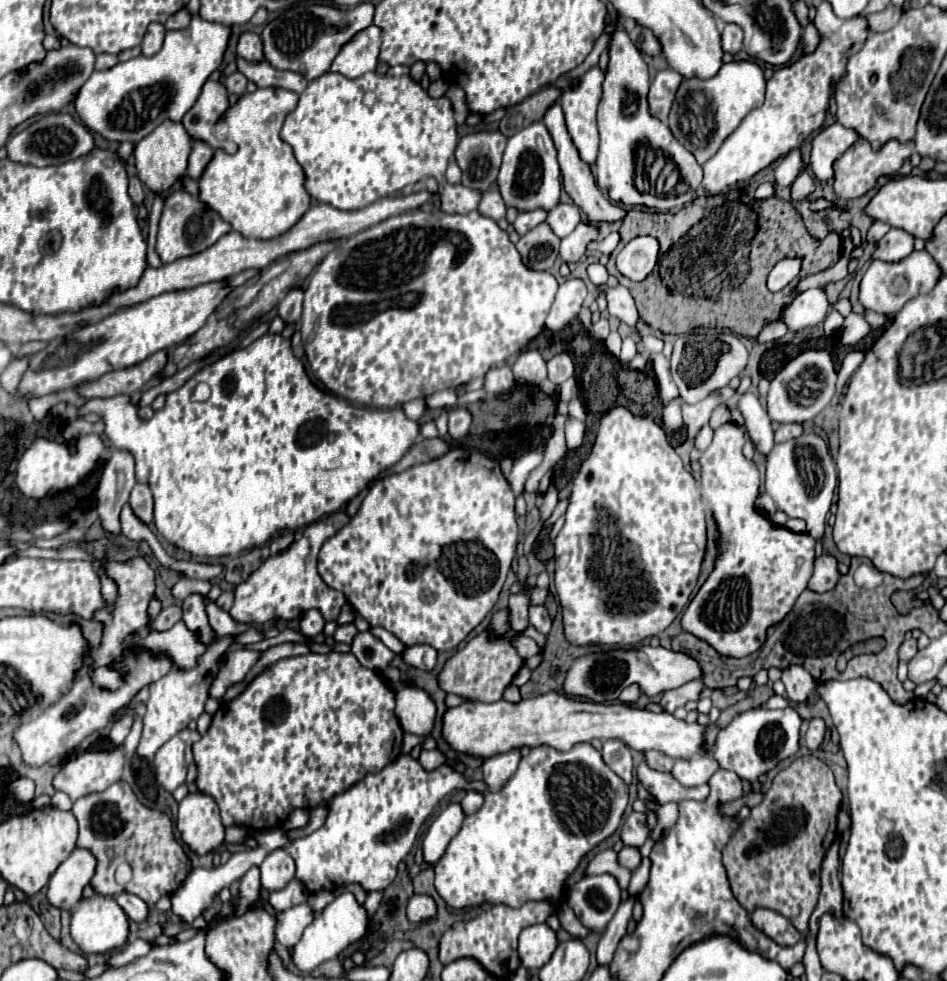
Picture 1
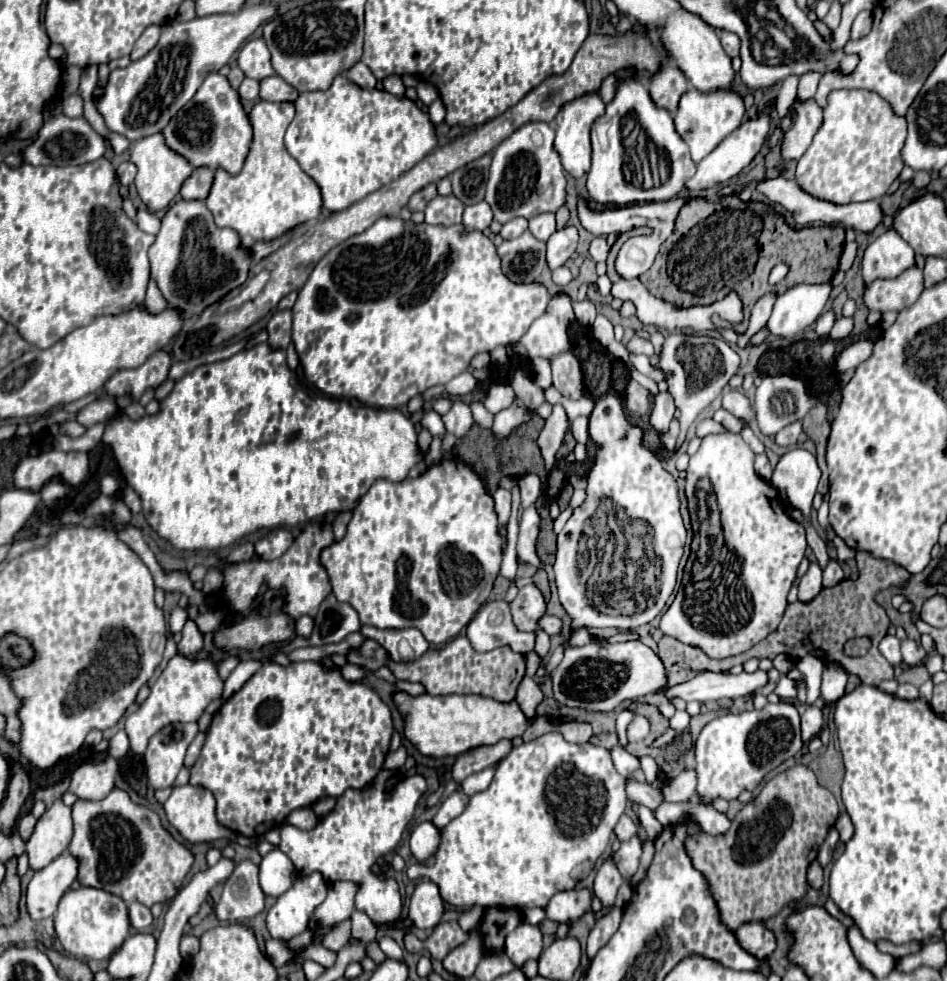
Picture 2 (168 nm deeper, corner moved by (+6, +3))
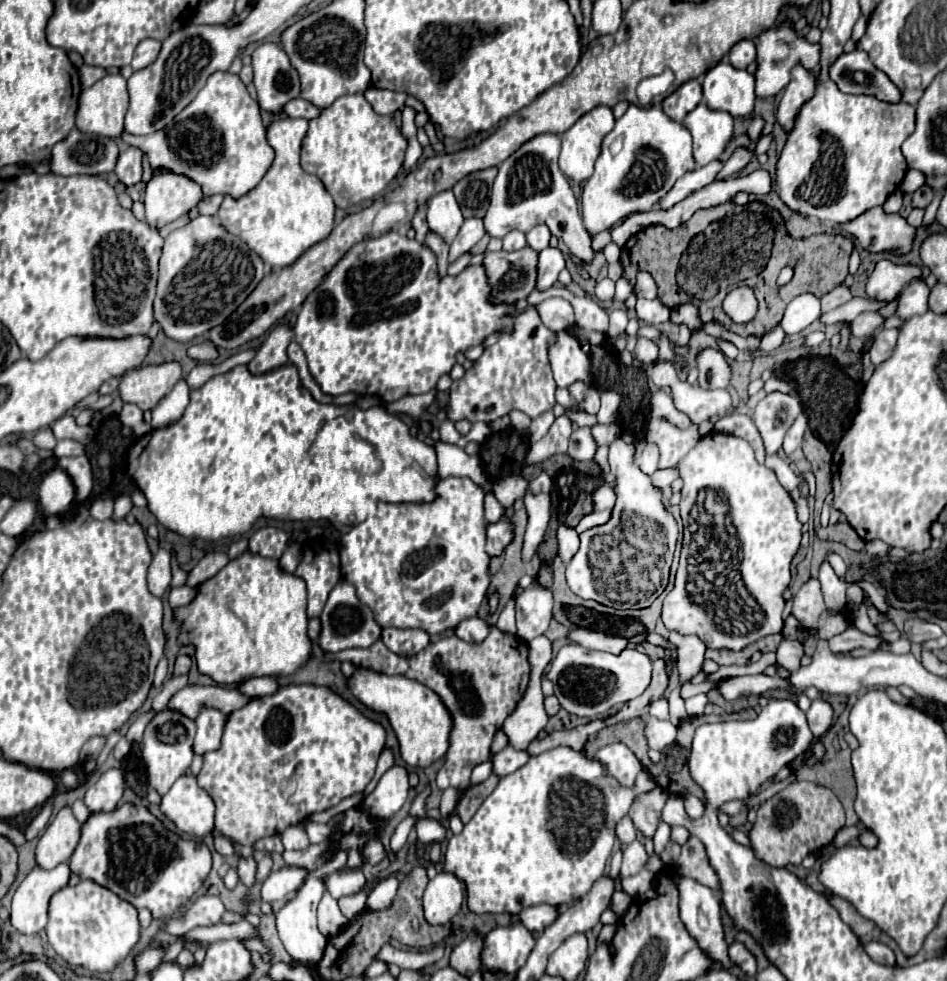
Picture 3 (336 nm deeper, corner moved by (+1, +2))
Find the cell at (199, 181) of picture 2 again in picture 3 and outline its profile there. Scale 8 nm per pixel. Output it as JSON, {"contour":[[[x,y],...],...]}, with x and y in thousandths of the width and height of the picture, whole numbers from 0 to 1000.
{"contour":[[[233,199],[214,201],[214,203],[208,207],[208,213],[210,213],[210,217],[214,217],[214,219],[227,219],[227,217],[231,215],[233,205],[235,205],[235,201],[233,201]]]}

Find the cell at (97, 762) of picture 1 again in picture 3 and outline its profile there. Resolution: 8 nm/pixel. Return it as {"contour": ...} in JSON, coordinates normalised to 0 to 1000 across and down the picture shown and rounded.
{"contour":[[[115,784],[92,804],[90,821],[98,829],[121,825],[130,810],[130,802],[132,802],[130,788],[126,784]]]}

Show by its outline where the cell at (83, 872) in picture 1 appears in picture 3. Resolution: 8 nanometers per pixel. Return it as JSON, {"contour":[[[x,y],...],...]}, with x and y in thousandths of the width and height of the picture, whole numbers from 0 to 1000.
{"contour":[[[71,880],[50,888],[37,884],[24,900],[18,904],[12,925],[12,941],[18,949],[35,953],[48,947],[52,937],[52,916],[67,904],[71,904],[75,886]]]}

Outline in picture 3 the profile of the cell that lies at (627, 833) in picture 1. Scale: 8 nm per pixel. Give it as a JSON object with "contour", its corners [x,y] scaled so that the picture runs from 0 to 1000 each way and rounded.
{"contour":[[[658,833],[652,841],[652,855],[658,859],[658,861],[664,861],[668,855],[671,855],[671,841],[664,833]]]}

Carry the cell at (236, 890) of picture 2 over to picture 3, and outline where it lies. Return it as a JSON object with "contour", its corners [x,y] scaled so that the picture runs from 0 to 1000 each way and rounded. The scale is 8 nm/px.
{"contour":[[[280,872],[273,880],[271,880],[271,890],[269,890],[269,900],[276,900],[282,892],[284,892],[284,888],[286,888],[286,884],[288,884],[288,880],[286,880],[286,876]]]}

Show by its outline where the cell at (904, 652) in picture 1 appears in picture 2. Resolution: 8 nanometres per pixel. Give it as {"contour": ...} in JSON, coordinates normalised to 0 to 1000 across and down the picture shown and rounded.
{"contour":[[[952,652],[952,671],[955,671],[957,677],[965,679],[965,677],[971,677],[978,671],[978,665],[965,652]]]}

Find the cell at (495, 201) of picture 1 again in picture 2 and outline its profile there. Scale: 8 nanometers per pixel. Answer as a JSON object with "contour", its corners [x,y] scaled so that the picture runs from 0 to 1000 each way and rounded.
{"contour":[[[513,206],[490,212],[490,220],[488,220],[490,236],[513,234],[517,230],[517,226],[520,226],[520,214],[517,214],[517,210]]]}

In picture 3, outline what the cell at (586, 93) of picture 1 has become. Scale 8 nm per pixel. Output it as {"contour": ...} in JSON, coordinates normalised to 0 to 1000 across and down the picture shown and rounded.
{"contour":[[[633,107],[618,115],[603,131],[592,138],[592,174],[607,187],[618,187],[626,178],[626,168],[635,152],[635,142],[647,131],[649,119],[645,109]]]}

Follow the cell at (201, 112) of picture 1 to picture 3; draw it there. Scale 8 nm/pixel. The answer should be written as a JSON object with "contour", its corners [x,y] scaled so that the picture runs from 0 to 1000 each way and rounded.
{"contour":[[[227,72],[183,127],[153,140],[130,136],[130,144],[155,154],[162,172],[183,172],[183,176],[191,176],[210,187],[216,199],[242,197],[254,201],[254,197],[261,197],[276,185],[288,164],[288,152],[280,142],[271,103],[263,99],[252,76],[240,72]]]}

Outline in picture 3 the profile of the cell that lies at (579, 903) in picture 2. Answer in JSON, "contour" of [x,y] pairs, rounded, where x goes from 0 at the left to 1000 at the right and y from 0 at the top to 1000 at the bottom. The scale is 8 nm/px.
{"contour":[[[565,923],[565,925],[552,927],[548,931],[548,937],[559,949],[573,949],[588,937],[588,933],[590,933],[588,925],[584,923]]]}

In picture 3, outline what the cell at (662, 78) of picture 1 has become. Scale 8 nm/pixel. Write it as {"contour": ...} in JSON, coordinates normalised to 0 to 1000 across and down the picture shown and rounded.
{"contour":[[[728,81],[717,91],[713,91],[709,97],[704,97],[698,103],[698,109],[713,123],[721,123],[721,119],[738,107],[740,99],[742,99],[740,97],[740,85],[736,81]]]}

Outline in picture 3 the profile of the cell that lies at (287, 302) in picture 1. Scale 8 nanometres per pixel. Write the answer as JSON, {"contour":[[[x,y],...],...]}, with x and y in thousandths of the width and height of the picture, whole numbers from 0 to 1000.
{"contour":[[[297,329],[290,335],[286,335],[284,344],[276,352],[276,356],[271,358],[269,366],[263,370],[263,378],[267,382],[273,382],[273,380],[282,380],[290,374],[301,372],[305,368],[303,366],[303,354],[307,348],[309,348],[307,329]]]}

